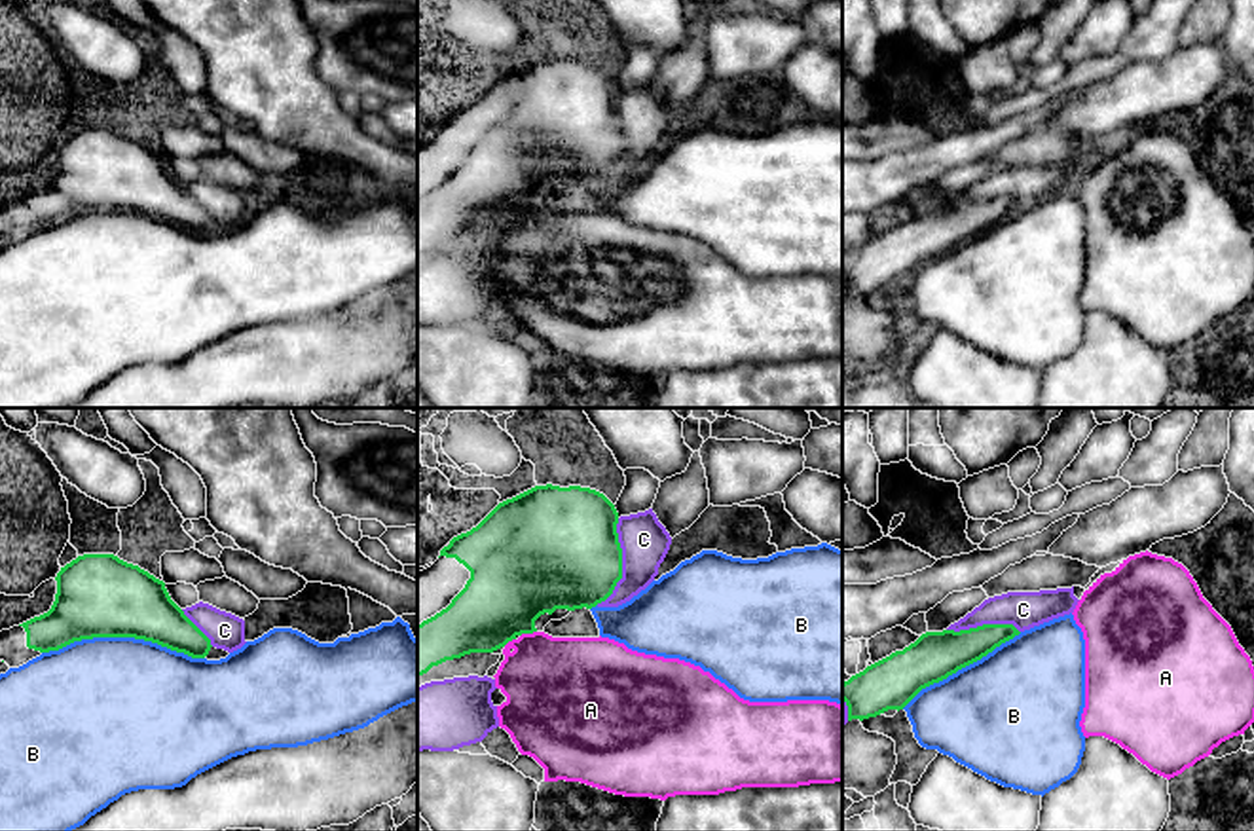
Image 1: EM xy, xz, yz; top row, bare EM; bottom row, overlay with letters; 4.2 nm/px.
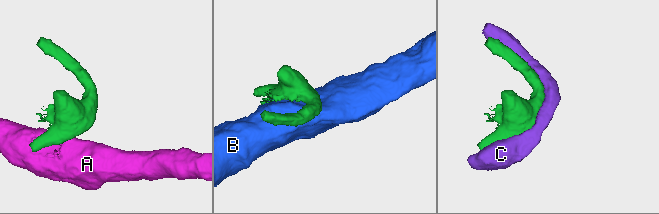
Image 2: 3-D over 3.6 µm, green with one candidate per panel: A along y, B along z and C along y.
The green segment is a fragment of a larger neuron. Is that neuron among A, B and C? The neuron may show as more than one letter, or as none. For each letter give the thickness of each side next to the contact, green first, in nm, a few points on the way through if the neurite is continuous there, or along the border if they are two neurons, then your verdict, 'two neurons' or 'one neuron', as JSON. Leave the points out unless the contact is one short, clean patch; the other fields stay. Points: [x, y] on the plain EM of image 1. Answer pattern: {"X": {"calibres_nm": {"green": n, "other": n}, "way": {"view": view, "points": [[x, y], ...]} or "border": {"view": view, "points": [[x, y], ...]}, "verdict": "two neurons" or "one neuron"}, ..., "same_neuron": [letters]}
{"A": {"calibres_nm": {"green": 400, "other": 420}, "border": {"view": "xz", "points": [[535, 205], [520, 211]]}, "verdict": "two neurons"}, "B": {"calibres_nm": {"green": 360, "other": 500}, "verdict": "two neurons"}, "C": {"calibres_nm": {"green": 480, "other": 200}, "verdict": "one neuron"}, "same_neuron": ["C"]}

